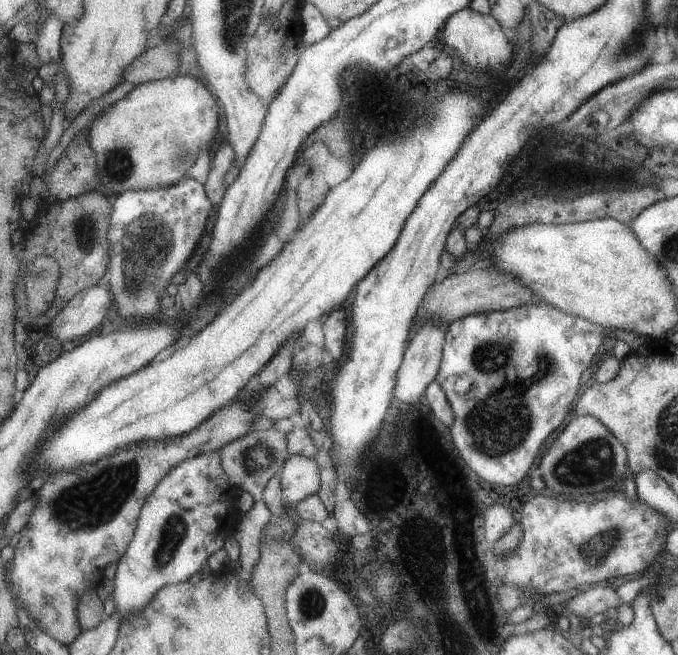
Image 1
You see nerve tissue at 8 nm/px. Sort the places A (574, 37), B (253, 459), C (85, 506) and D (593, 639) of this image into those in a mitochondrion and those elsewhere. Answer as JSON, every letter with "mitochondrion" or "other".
{"A":"other","B":"mitochondrion","C":"mitochondrion","D":"other"}

